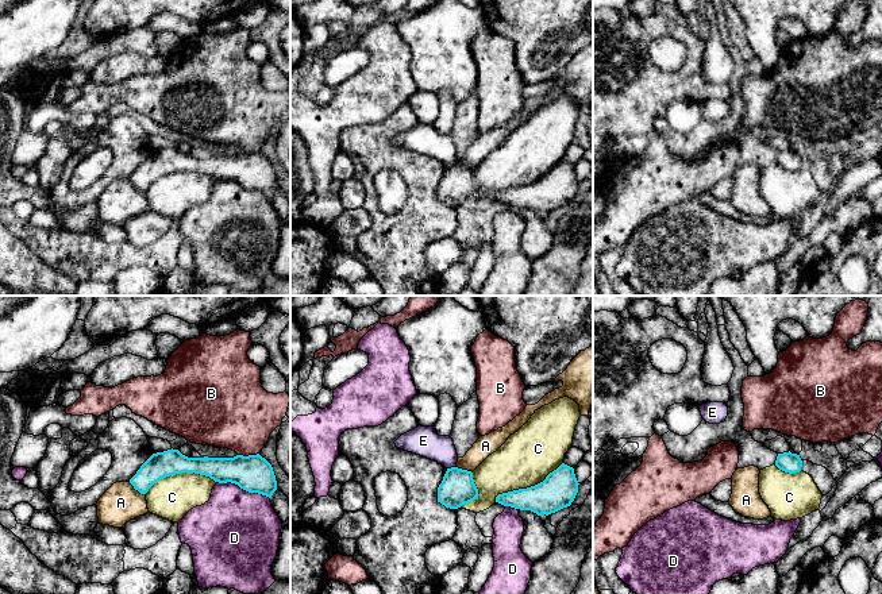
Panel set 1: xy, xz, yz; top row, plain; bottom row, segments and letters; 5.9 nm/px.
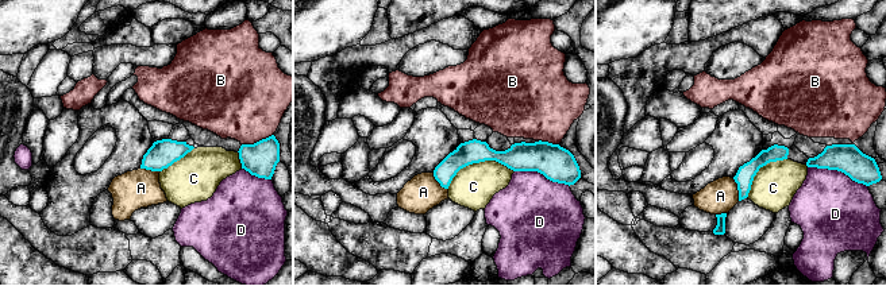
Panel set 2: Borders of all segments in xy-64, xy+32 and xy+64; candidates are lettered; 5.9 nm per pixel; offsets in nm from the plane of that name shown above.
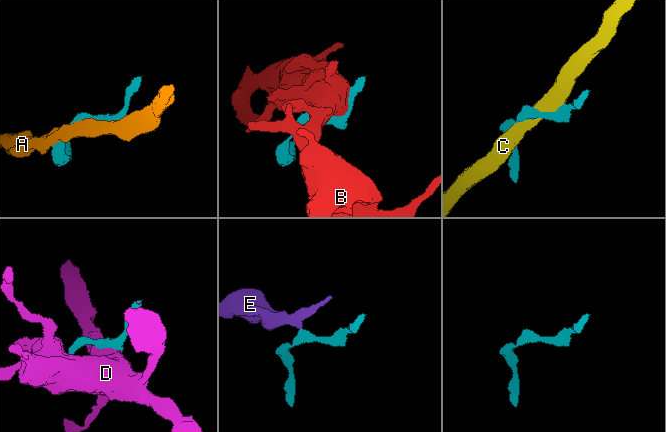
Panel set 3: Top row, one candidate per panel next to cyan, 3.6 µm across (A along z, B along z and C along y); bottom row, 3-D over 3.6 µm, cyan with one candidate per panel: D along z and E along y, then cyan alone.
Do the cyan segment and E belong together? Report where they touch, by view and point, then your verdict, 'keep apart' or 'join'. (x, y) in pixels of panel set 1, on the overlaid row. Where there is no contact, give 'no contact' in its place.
xz (451, 467) | keep apart

